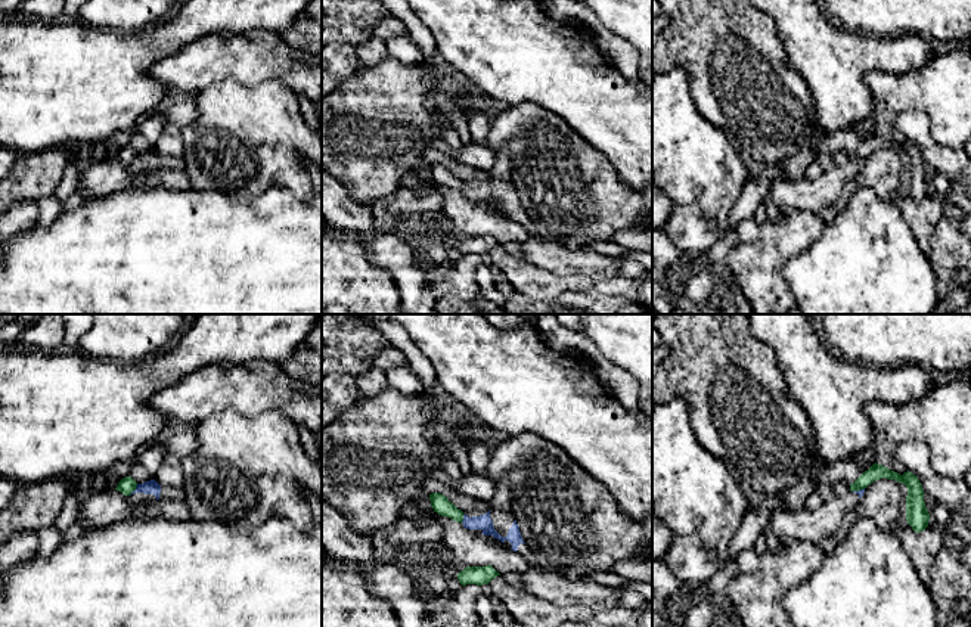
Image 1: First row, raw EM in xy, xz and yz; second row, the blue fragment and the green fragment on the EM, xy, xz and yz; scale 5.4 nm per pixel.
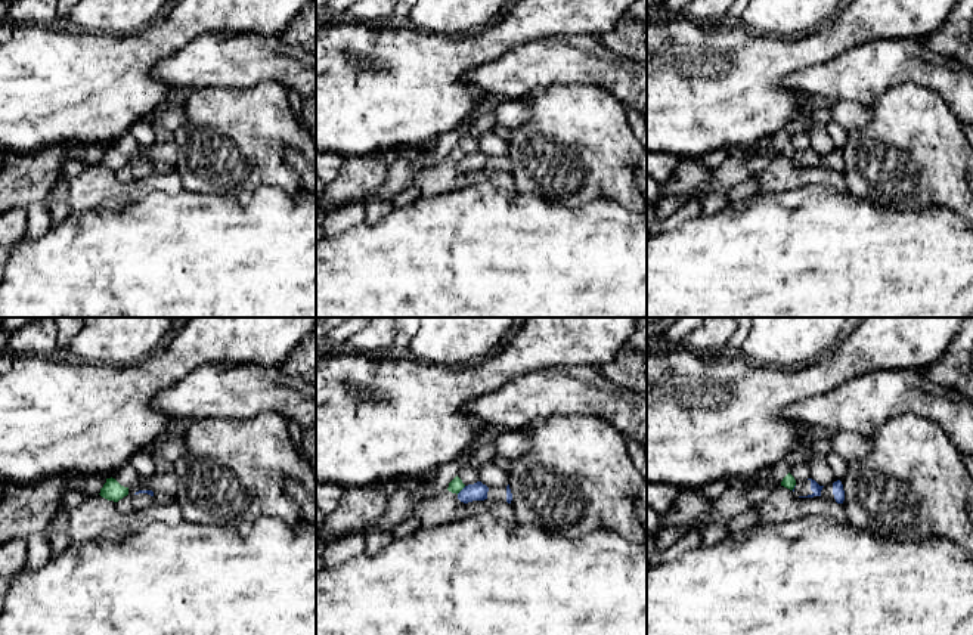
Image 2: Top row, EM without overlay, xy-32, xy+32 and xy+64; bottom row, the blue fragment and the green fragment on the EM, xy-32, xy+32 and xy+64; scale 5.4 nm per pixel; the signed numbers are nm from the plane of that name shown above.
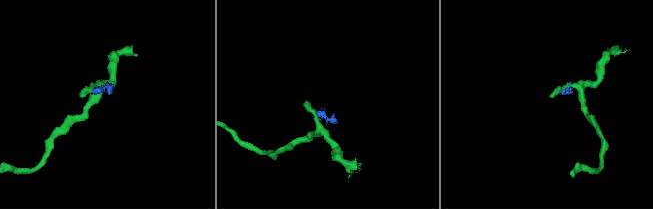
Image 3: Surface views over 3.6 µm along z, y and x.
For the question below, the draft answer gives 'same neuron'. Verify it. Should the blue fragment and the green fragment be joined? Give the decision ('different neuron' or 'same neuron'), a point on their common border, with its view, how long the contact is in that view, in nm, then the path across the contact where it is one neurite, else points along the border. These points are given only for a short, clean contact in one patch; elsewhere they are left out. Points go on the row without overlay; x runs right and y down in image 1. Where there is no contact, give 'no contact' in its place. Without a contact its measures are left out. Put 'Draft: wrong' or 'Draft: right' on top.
Draft: wrong
different neuron; meets blue in xy at (135, 160); contact 80 nm long; border along xy (137, 154), (129, 164)

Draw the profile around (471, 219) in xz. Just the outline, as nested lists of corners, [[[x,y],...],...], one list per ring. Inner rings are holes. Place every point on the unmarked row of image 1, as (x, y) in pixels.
[[[434,181],[422,192],[435,189],[443,193],[441,212],[465,236],[491,235],[500,245],[508,242],[519,243],[530,236],[530,224],[514,221],[493,205],[477,204],[452,187]]]

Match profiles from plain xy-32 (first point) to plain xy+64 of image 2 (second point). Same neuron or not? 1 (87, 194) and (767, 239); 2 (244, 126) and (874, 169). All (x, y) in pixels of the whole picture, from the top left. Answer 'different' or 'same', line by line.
1: different
2: same

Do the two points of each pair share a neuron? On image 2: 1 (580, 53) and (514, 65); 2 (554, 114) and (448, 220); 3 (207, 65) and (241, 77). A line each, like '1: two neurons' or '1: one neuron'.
1: one neuron
2: two neurons
3: one neuron

